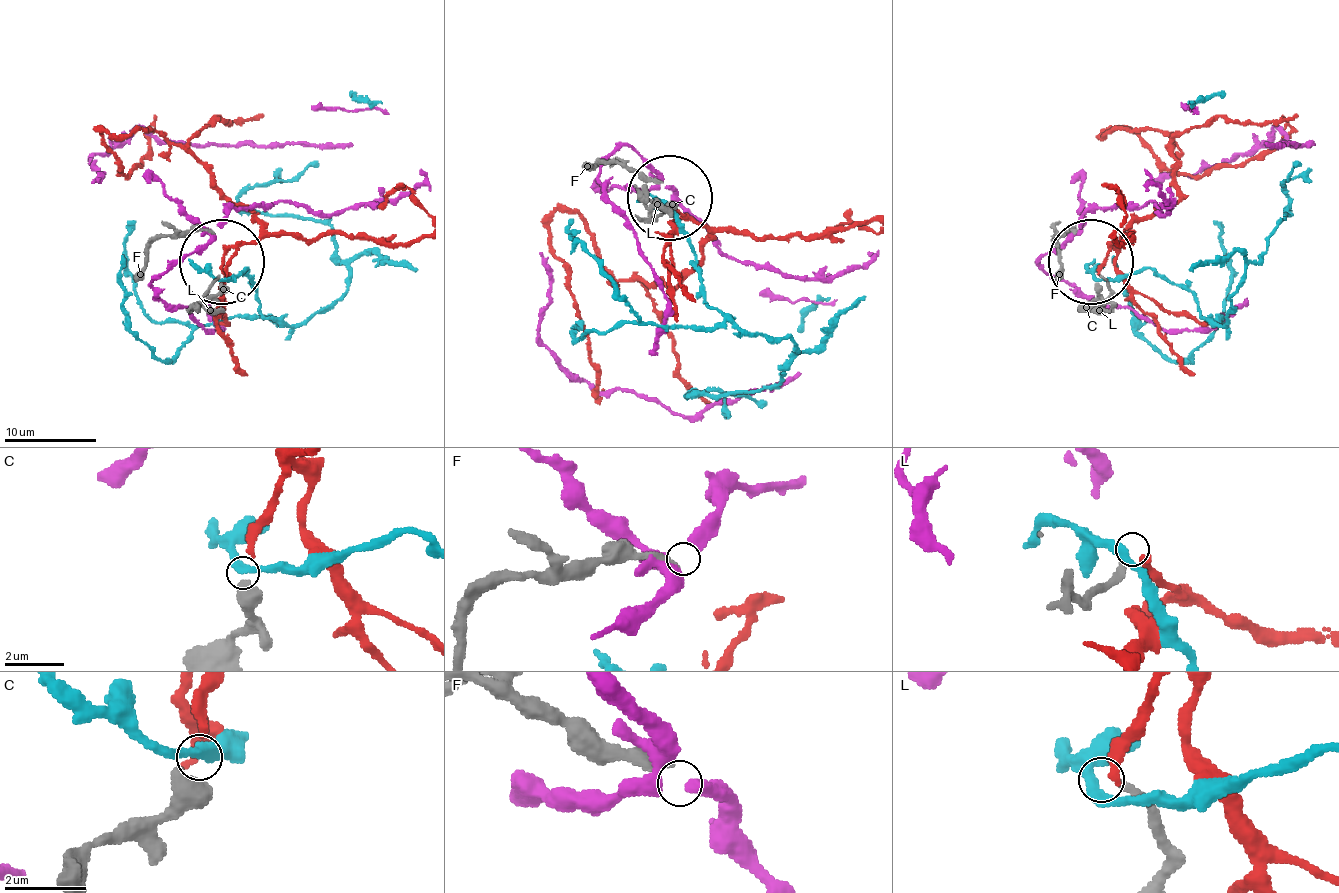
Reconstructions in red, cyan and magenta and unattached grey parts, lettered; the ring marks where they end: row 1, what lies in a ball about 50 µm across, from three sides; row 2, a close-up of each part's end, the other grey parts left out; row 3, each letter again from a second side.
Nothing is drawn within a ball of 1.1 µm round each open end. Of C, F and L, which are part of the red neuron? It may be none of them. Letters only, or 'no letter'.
C

